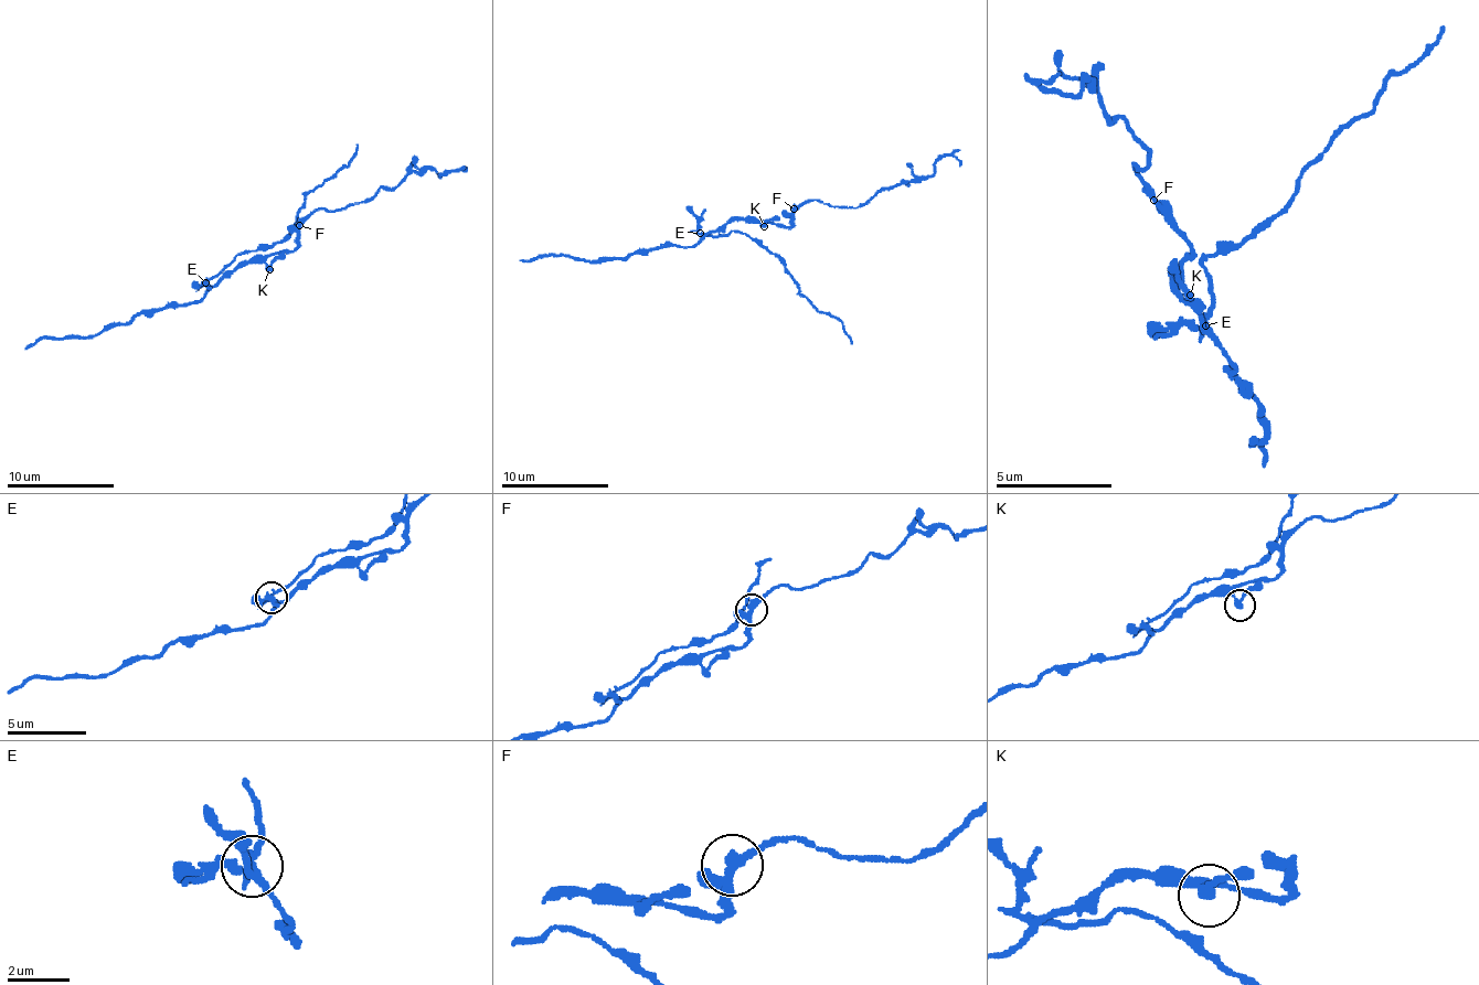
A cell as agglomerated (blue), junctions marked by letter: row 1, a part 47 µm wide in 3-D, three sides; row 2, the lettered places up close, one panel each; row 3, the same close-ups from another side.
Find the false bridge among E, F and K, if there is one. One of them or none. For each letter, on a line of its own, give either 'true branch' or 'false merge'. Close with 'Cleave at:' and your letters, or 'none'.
E: false merge
F: true branch
K: true branch
Cleave at: E

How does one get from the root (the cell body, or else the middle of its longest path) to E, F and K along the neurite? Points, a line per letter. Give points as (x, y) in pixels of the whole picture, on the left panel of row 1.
E: (262, 255), (226, 271), (213, 285), (204, 282)
F: (262, 255), (283, 255), (290, 250), (296, 245), (299, 226)
K: (262, 255), (262, 260), (269, 269)

